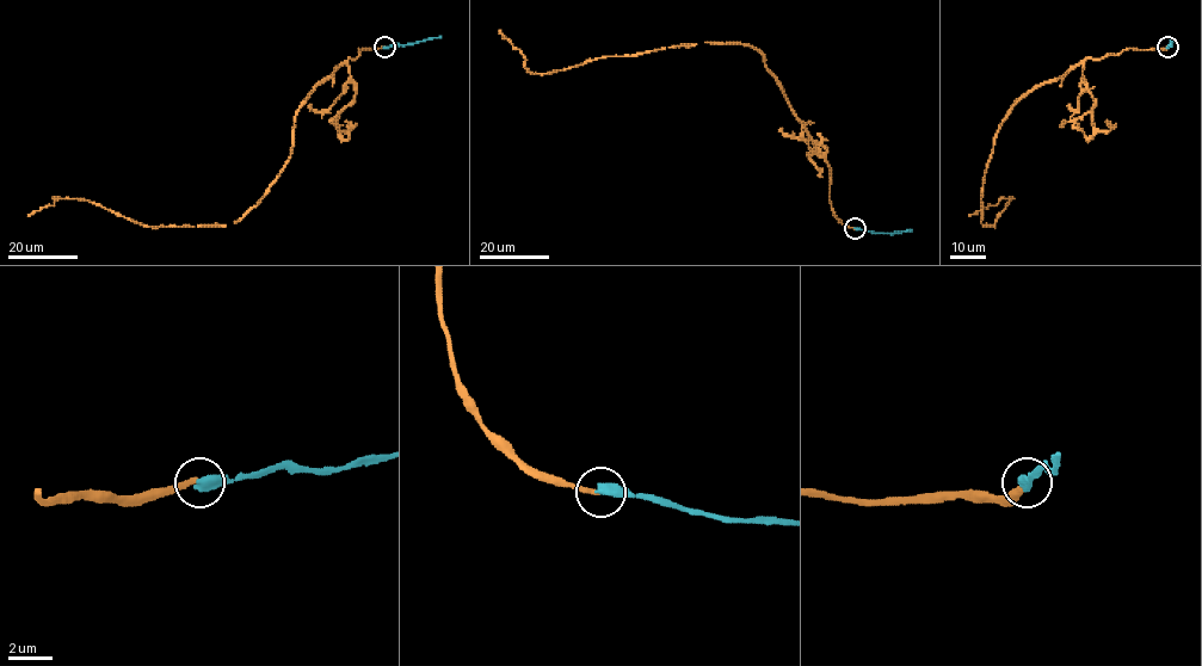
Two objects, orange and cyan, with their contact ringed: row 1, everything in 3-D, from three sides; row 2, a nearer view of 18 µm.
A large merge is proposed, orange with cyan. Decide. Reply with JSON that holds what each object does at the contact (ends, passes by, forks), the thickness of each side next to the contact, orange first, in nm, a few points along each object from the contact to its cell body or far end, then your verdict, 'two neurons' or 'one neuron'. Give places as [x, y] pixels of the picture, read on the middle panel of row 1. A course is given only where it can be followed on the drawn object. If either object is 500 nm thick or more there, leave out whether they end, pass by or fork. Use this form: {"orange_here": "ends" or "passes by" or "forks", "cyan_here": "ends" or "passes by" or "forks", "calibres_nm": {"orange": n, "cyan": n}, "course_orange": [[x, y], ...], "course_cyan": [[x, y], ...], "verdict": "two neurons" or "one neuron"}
{"calibres_nm": {"orange": 240, "cyan": 500}, "course_orange": [[855, 228], [832, 210], [830, 167], [758, 49], [734, 43], [671, 47], [536, 74], [498, 30]], "course_cyan": [[855, 228], [883, 233], [912, 229]], "verdict": "two neurons"}

